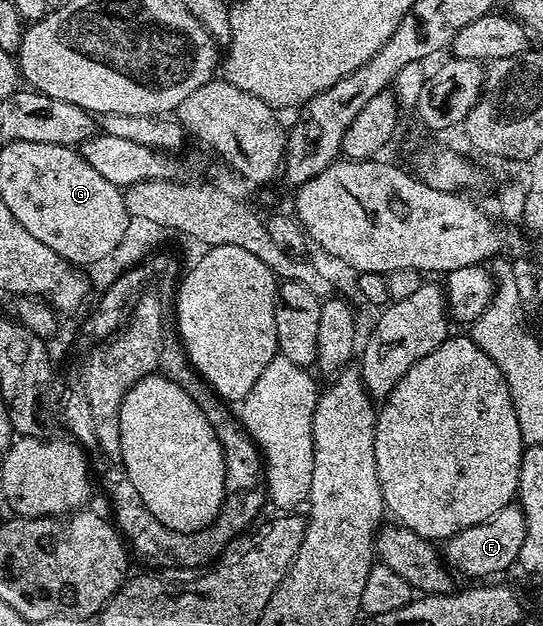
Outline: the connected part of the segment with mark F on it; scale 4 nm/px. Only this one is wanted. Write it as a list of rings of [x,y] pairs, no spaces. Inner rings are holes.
[[[513,503],[490,515],[490,519],[474,523],[474,527],[466,527],[466,531],[448,538],[442,553],[457,574],[476,577],[472,579],[492,579],[495,573],[504,573],[519,562],[522,543],[526,543],[526,517],[519,504]]]

